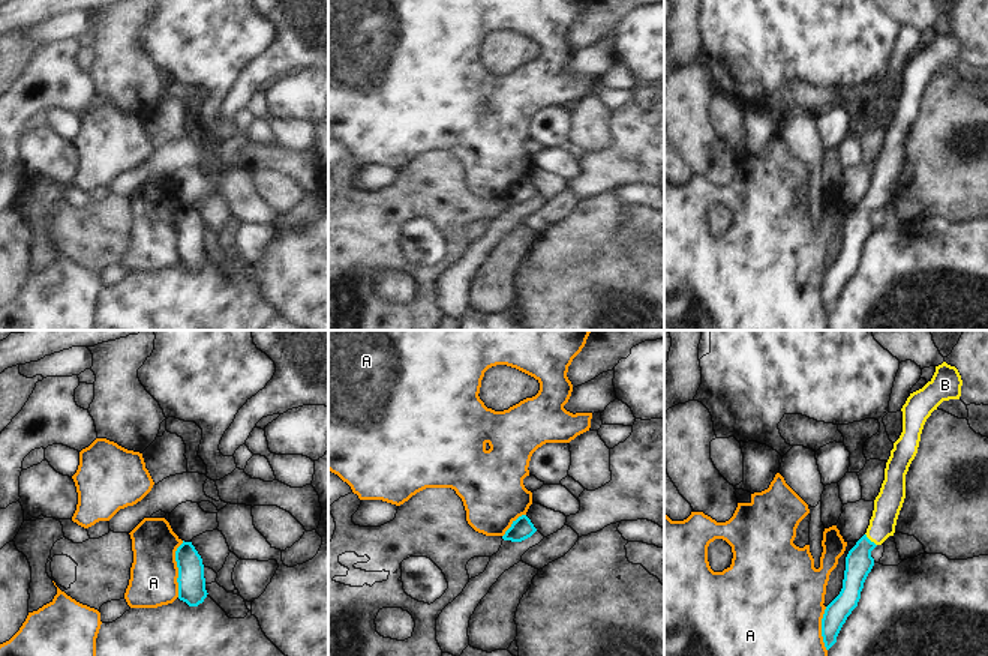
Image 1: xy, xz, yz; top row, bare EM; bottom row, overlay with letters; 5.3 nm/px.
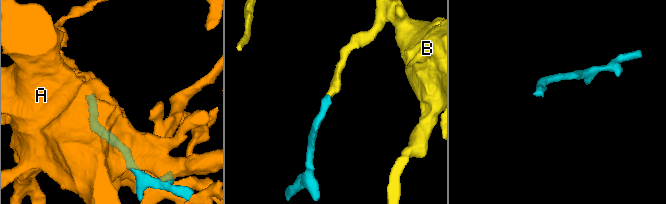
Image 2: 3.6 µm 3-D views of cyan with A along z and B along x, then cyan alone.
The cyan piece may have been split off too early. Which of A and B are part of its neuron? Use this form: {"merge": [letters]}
{"merge": ["B"]}

